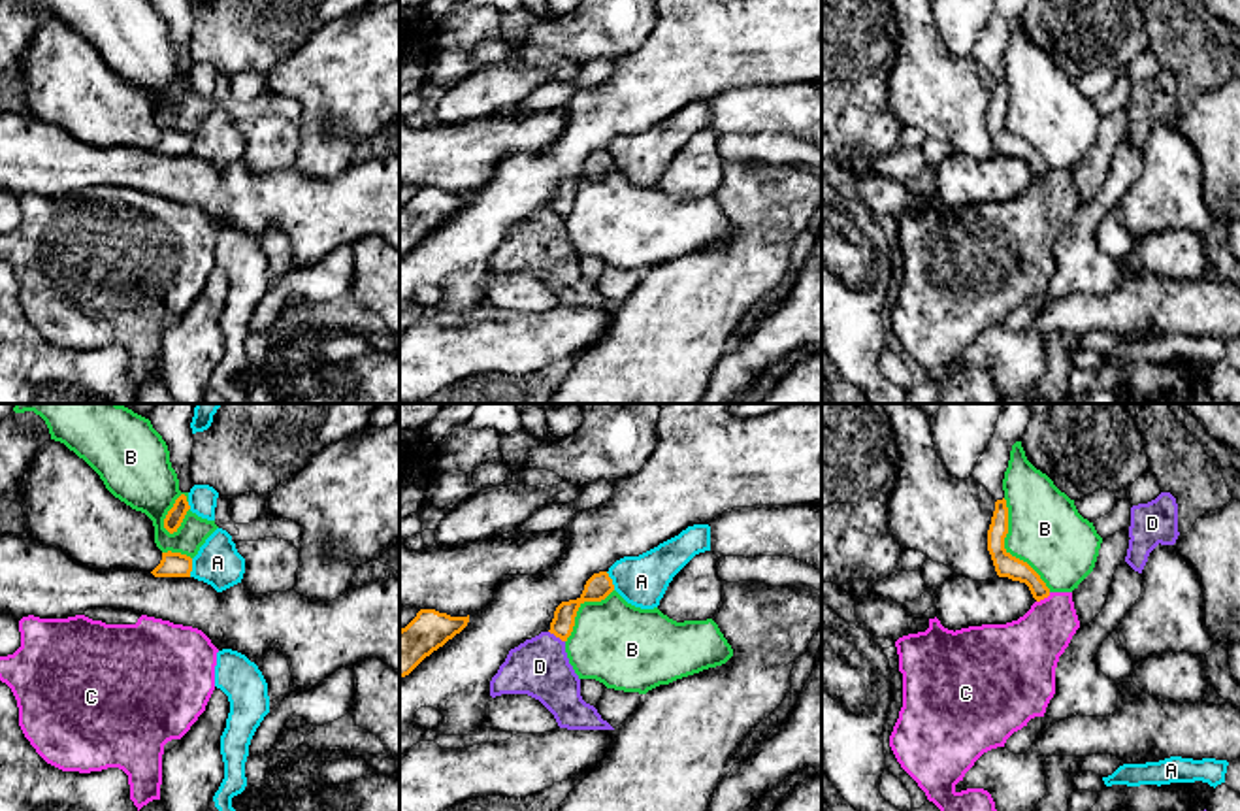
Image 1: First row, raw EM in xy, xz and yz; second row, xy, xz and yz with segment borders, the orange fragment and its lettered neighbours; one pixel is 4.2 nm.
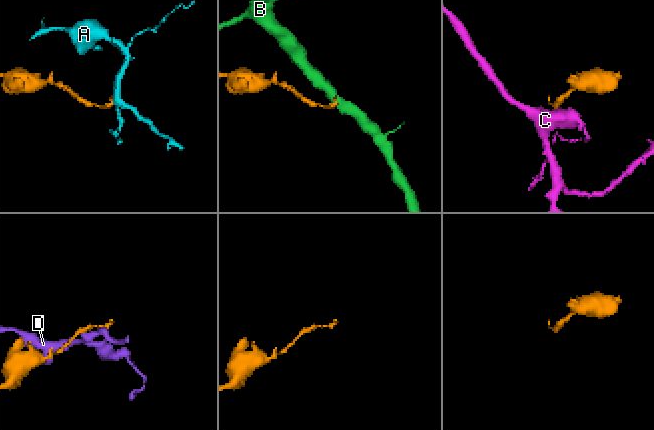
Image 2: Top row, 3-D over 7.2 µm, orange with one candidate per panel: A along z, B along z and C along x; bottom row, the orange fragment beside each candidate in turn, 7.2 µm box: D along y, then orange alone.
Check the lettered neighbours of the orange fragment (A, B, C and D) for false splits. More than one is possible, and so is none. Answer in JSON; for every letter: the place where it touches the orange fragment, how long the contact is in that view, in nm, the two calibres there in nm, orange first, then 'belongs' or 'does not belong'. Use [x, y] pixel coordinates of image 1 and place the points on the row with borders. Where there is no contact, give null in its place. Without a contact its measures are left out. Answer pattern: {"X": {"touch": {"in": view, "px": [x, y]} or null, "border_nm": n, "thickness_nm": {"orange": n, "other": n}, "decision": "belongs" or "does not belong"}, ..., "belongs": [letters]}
{"A": {"touch": {"in": "xy", "px": [191, 568]}, "border_nm": 80, "thickness_nm": {"orange": 110, "other": 190}, "decision": "does not belong"}, "B": {"touch": {"in": "yz", "px": [1003, 547]}, "border_nm": 440, "thickness_nm": {"orange": 100, "other": 320}, "decision": "does not belong"}, "C": {"touch": {"in": "yz", "px": [1043, 598]}, "border_nm": 80, "thickness_nm": {"orange": 100, "other": 300}, "decision": "does not belong"}, "D": {"touch": {"in": "xz", "px": [556, 636]}, "border_nm": 90, "thickness_nm": {"orange": 100, "other": 260}, "decision": "does not belong"}, "belongs": []}

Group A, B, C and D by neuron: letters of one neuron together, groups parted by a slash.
A / B / C / D

